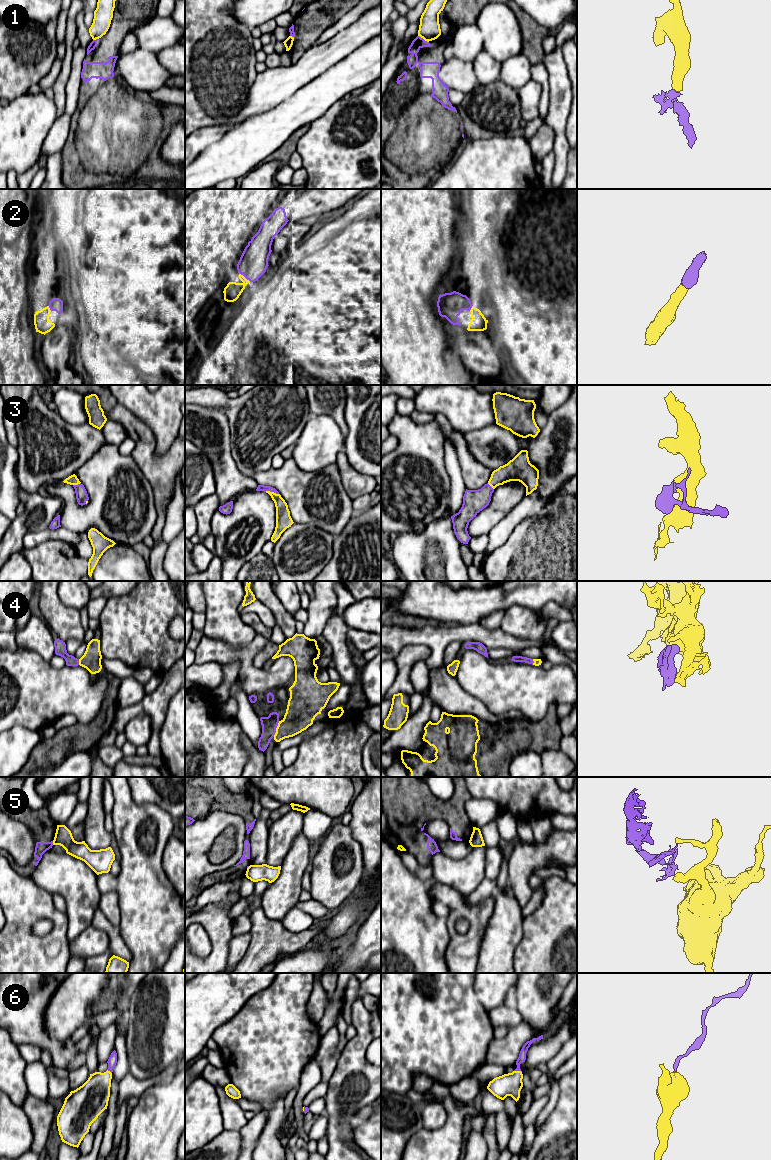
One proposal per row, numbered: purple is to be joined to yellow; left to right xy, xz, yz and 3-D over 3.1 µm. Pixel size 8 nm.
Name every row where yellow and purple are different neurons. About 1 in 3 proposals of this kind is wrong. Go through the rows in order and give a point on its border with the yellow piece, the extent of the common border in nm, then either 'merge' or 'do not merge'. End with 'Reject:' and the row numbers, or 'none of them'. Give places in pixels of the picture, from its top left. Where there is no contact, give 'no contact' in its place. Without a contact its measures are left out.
1: contact yz (423, 38); length 110 nm; do not merge
2: contact xz (244, 277); length 120 nm; merge
3: contact xz (272, 492); length 110 nm; merge
4: contact xz (276, 729); length 140 nm; merge
5: contact xy (53, 843); length 30 nm; do not merge
6: contact yz (518, 1071); length 70 nm; merge
Reject: 1, 5

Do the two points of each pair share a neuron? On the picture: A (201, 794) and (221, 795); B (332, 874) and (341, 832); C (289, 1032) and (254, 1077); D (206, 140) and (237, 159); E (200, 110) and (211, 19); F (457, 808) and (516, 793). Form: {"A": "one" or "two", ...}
{"A": "one", "B": "one", "C": "one", "D": "two", "E": "one", "F": "two"}

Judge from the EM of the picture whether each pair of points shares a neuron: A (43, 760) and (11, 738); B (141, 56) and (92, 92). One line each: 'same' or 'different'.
A: different
B: different

